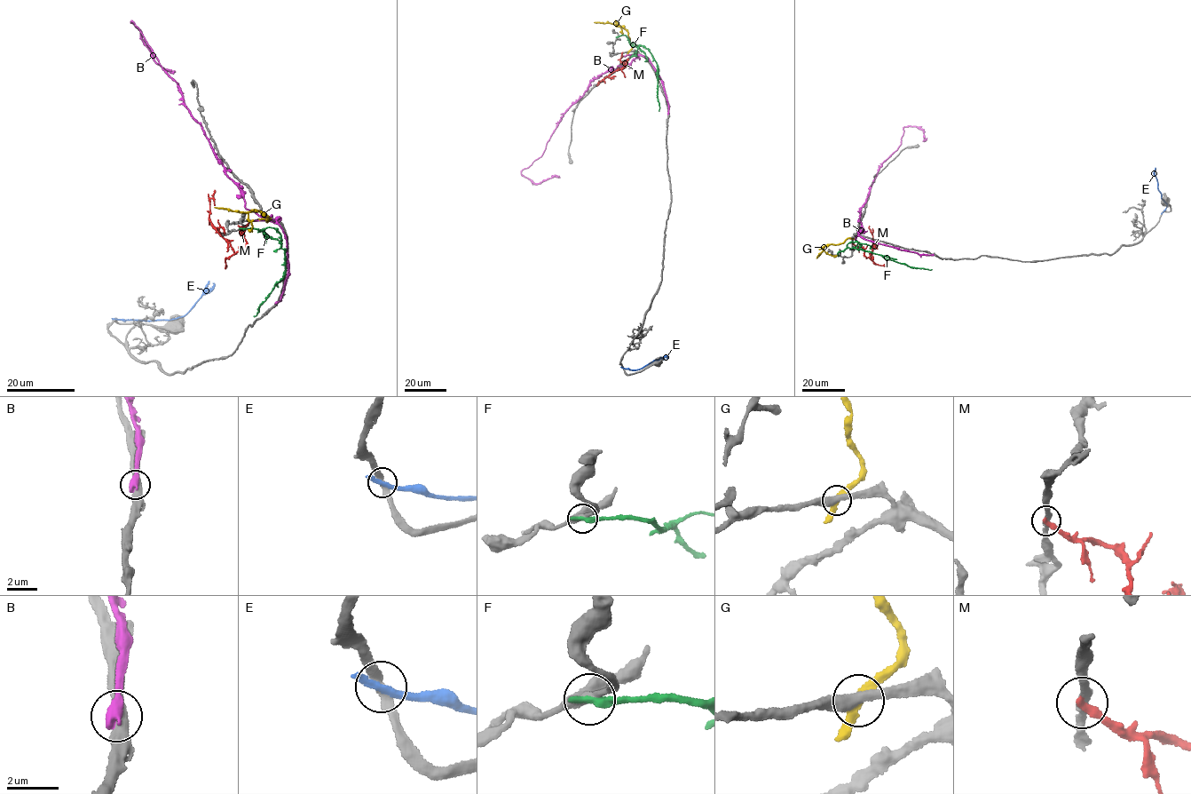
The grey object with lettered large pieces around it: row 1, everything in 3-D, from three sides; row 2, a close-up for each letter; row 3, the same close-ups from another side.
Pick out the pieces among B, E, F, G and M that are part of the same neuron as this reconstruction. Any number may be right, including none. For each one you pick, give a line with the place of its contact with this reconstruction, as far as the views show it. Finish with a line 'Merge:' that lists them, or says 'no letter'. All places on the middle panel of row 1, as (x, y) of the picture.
Merge: no letter

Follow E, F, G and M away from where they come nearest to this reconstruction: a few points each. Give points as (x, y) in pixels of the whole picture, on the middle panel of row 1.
E: (623, 368), (637, 369), (666, 355), (666, 358)
F: (617, 36), (625, 35), (631, 44), (647, 49), (657, 63), (658, 111)
G: (628, 51), (631, 48), (630, 38), (623, 28), (611, 24), (594, 22)
M: (622, 52), (620, 61), (627, 59), (624, 67), (599, 83)

